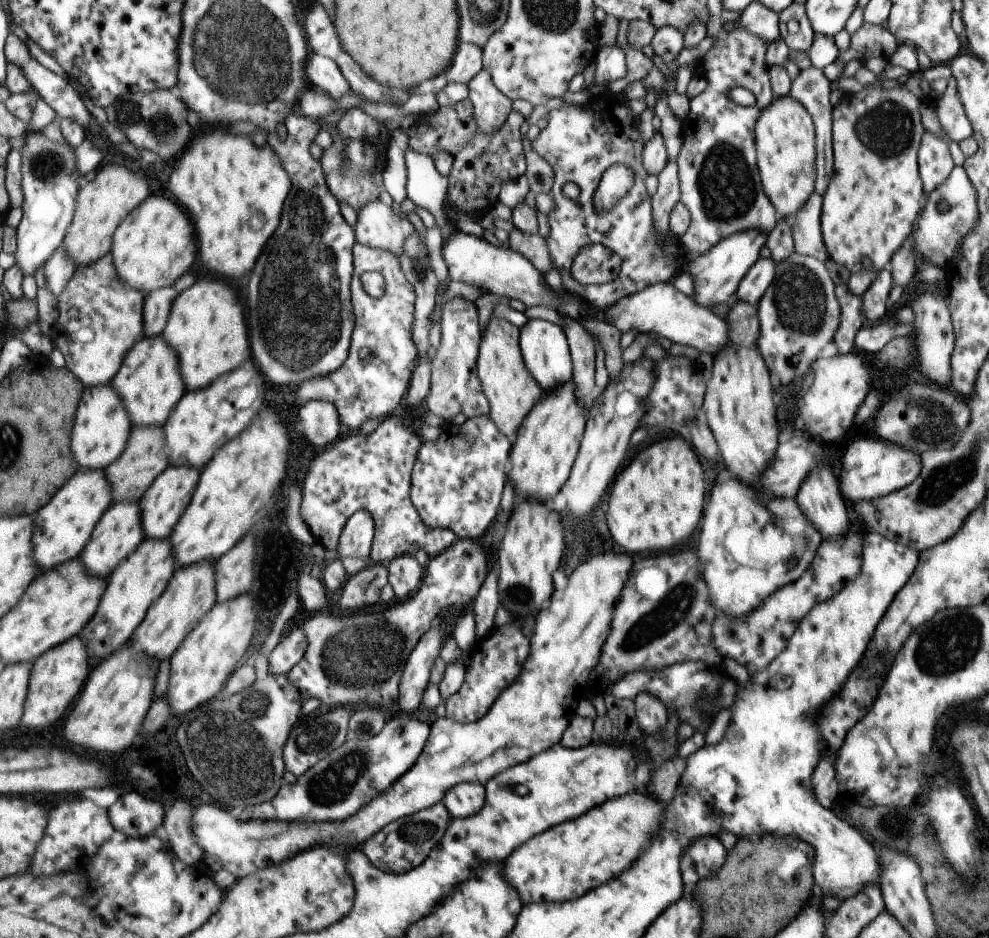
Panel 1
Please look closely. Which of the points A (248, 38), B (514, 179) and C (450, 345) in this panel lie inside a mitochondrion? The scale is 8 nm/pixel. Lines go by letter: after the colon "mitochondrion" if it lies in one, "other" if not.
A: mitochondrion
B: other
C: other

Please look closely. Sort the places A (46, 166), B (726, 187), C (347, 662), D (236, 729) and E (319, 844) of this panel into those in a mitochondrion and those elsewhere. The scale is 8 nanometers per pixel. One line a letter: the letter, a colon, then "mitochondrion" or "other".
A: mitochondrion
B: mitochondrion
C: mitochondrion
D: mitochondrion
E: other

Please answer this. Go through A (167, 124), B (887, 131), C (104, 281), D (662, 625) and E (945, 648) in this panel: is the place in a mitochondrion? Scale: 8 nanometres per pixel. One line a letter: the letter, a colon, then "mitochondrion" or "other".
A: mitochondrion
B: mitochondrion
C: mitochondrion
D: mitochondrion
E: mitochondrion

